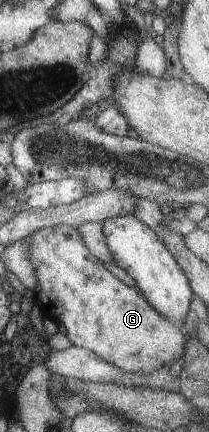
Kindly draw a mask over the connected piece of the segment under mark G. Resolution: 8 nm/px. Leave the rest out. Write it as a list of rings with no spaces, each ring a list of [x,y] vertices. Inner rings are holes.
[[[56,225],[36,231],[28,237],[31,238],[29,258],[38,284],[34,289],[36,306],[45,318],[66,328],[66,336],[72,345],[91,351],[124,372],[141,374],[154,372],[164,364],[172,365],[174,360],[184,355],[188,338],[183,335],[181,328],[160,315],[136,287],[127,286],[108,271],[105,264],[88,251],[76,227]]]

